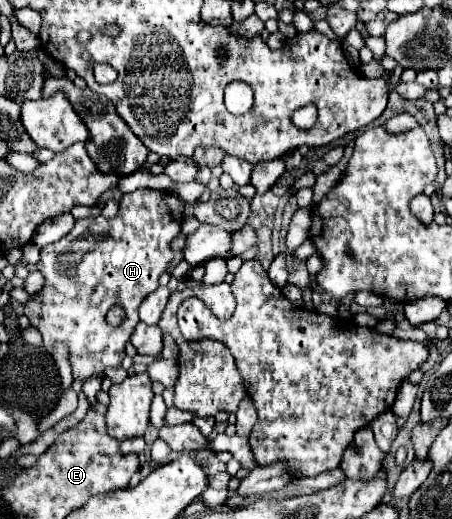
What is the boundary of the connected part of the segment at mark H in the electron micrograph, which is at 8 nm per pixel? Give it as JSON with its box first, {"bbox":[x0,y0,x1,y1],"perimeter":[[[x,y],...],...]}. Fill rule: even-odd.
{"bbox":[24,189,184,381],"perimeter":[[[138,189],[128,193],[120,201],[120,211],[114,219],[106,217],[88,217],[78,219],[74,229],[60,241],[40,249],[40,261],[36,269],[44,275],[44,287],[36,297],[24,303],[24,315],[30,323],[40,329],[44,337],[44,347],[52,353],[54,343],[66,343],[70,355],[70,367],[74,379],[86,381],[90,377],[106,377],[108,367],[118,367],[126,357],[126,343],[136,327],[138,307],[148,293],[158,289],[158,279],[166,271],[174,253],[170,251],[170,241],[180,233],[184,203],[178,201],[172,193],[156,189]],[[112,305],[126,309],[126,319],[122,325],[112,327],[106,323],[106,313]]]}

